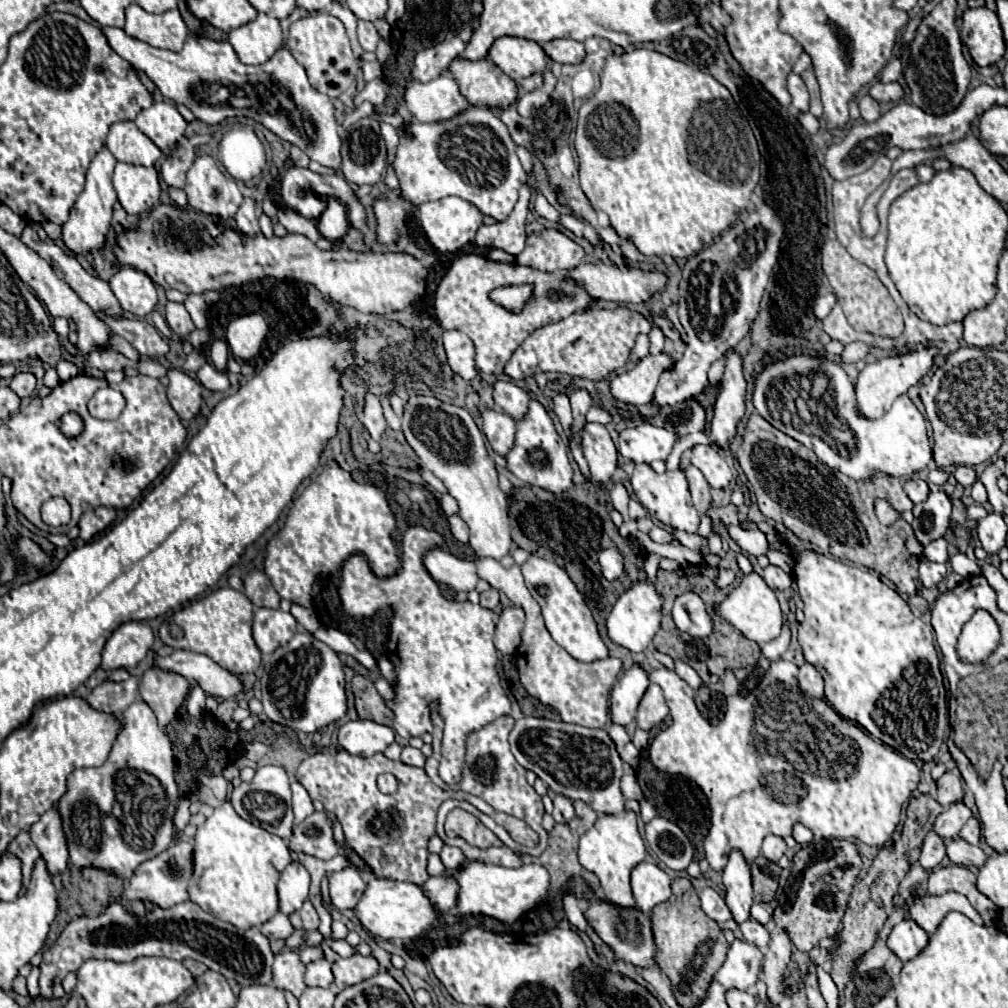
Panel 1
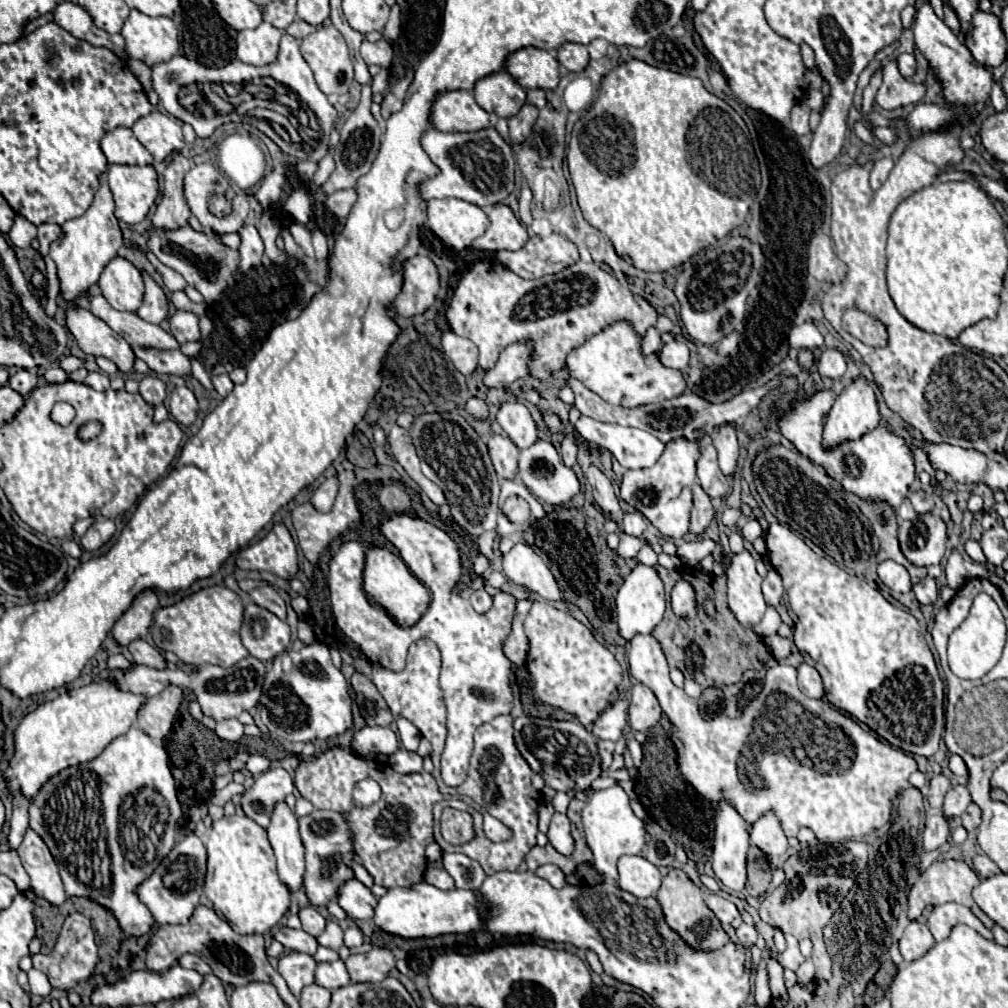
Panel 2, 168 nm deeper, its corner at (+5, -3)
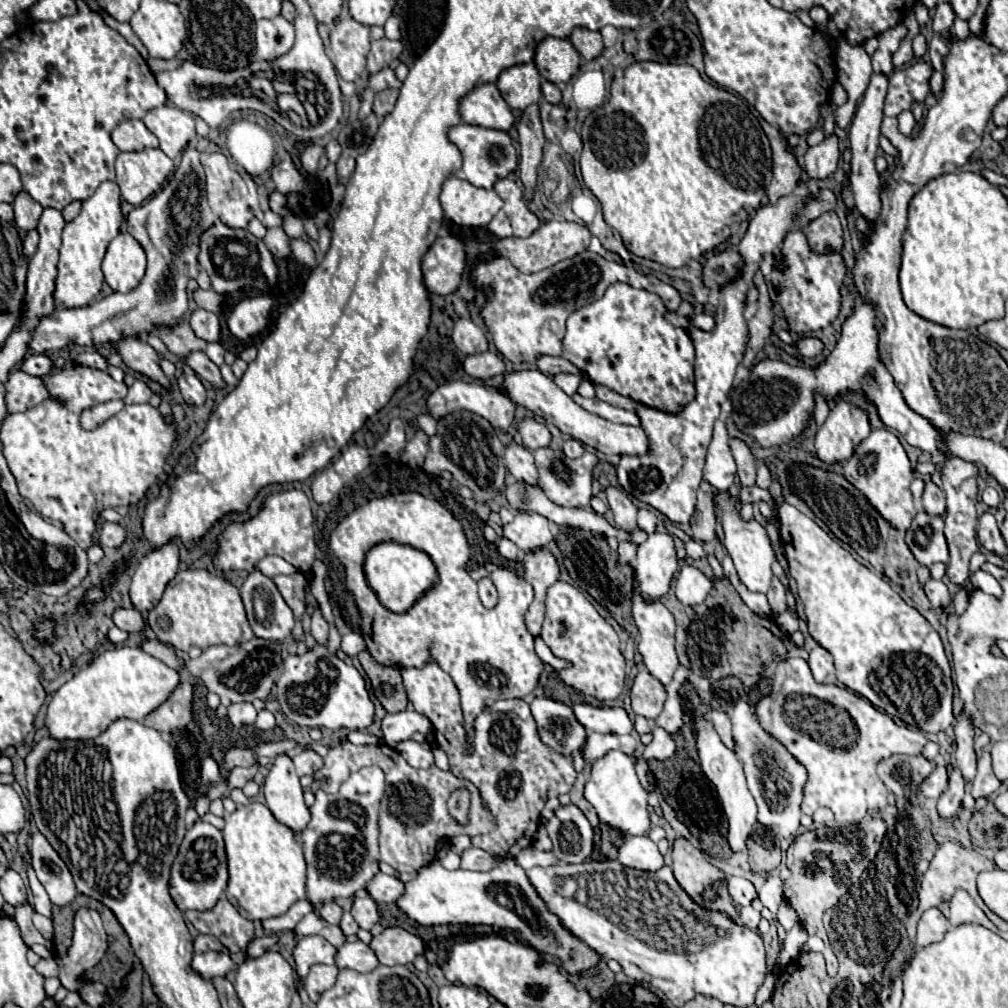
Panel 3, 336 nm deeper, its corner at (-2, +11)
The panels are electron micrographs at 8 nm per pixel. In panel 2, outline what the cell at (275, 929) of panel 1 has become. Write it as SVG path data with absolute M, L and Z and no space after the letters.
M279 927L275 931L275 939L283 943L285 949L289 951L301 951L313 955L317 951L317 939L303 929L291 929L291 927Z

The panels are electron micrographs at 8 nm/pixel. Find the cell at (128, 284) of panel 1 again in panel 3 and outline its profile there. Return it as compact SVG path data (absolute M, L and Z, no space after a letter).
M128 233L116 235L110 241L106 257L102 261L106 283L118 293L128 293L140 283L144 269L146 253L140 249L140 243Z

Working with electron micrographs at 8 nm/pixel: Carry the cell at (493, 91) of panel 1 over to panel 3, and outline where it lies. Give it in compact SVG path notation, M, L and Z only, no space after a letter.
M524 63L502 71L498 79L498 89L512 109L524 111L526 107L540 101L540 81L542 77L540 73L536 73L536 65Z

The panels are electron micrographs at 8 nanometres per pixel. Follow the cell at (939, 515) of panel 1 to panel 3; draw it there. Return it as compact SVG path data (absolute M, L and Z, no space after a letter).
M918 511L912 527L906 531L906 545L918 563L930 567L932 563L948 563L948 545L944 541L944 519Z

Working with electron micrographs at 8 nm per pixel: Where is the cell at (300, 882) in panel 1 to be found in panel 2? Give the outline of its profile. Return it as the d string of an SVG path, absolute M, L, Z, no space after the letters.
M277 803L267 833L277 857L277 873L281 883L285 883L291 893L299 891L303 887L305 875L305 849L297 829L297 817L287 807L287 803Z

